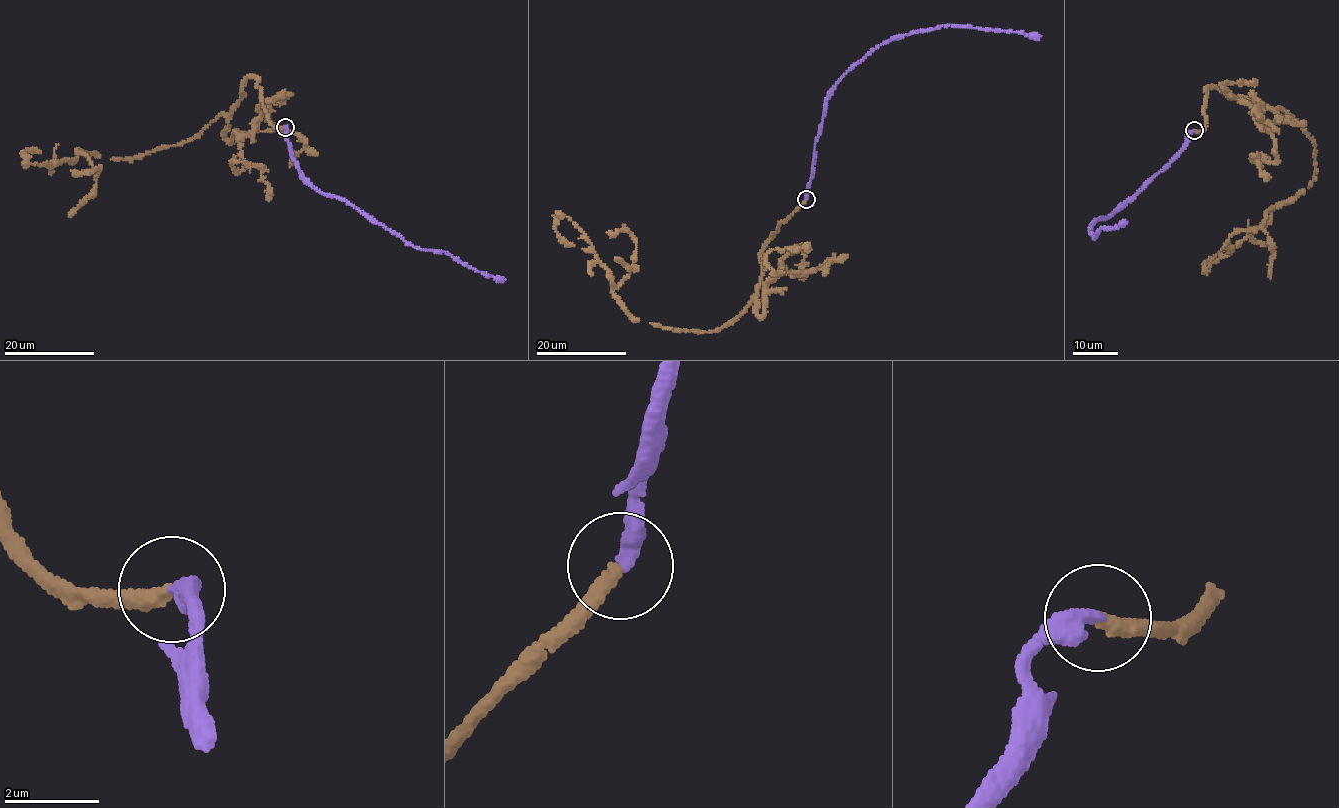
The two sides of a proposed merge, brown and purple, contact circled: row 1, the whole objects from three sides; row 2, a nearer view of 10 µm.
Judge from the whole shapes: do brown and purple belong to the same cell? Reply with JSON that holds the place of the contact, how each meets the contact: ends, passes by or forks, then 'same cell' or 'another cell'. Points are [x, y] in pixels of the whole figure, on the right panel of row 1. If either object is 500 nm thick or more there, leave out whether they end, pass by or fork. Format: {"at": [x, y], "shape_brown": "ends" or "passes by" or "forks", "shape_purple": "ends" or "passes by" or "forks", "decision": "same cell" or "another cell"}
{"at": [1194, 130], "shape_brown": "ends", "shape_purple": "ends", "decision": "same cell"}

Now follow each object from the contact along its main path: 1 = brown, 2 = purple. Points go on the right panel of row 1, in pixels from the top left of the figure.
1: (1193, 131), (1205, 128), (1212, 87), (1287, 111), (1314, 145), (1303, 193), (1206, 267), (1229, 242)
2: (1193, 131), (1177, 157), (1122, 208), (1093, 222), (1090, 231), (1094, 238), (1100, 227), (1124, 221)

